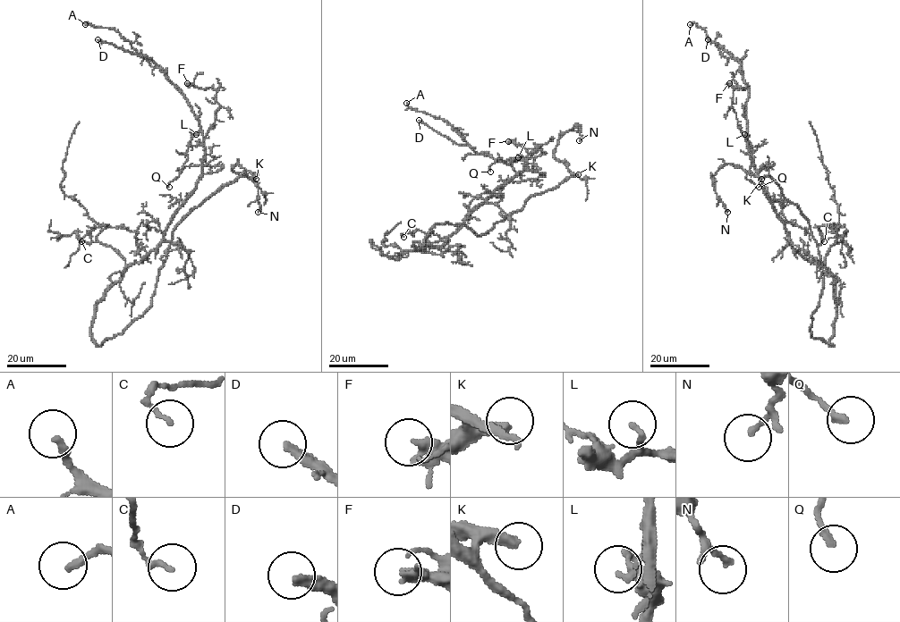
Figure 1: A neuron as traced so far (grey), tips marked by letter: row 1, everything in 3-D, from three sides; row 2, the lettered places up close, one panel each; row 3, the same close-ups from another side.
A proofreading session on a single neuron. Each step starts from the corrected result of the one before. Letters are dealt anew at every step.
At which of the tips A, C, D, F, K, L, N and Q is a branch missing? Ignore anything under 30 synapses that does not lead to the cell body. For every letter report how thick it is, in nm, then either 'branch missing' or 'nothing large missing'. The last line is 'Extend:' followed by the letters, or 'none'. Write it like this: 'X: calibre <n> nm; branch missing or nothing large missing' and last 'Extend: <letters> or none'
A: calibre 240 nm; branch missing
C: calibre 150 nm; nothing large missing
D: calibre 320 nm; branch missing
F: calibre 280 nm; nothing large missing
K: calibre 360 nm; branch missing
L: calibre 150 nm; nothing large missing
N: calibre 170 nm; nothing large missing
Q: calibre 200 nm; nothing large missing
Extend: A, D, K

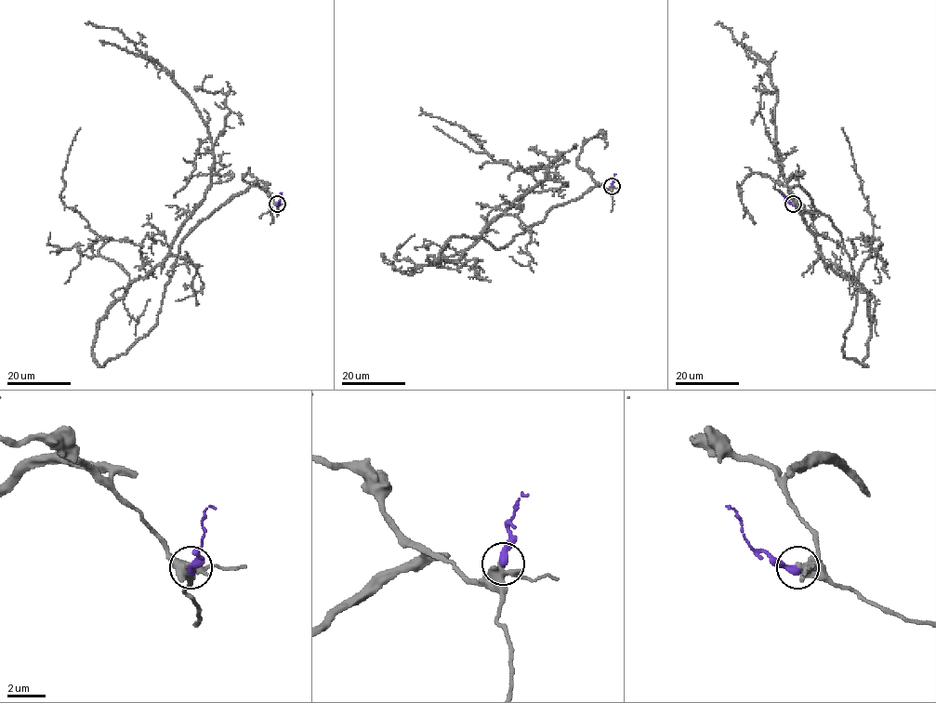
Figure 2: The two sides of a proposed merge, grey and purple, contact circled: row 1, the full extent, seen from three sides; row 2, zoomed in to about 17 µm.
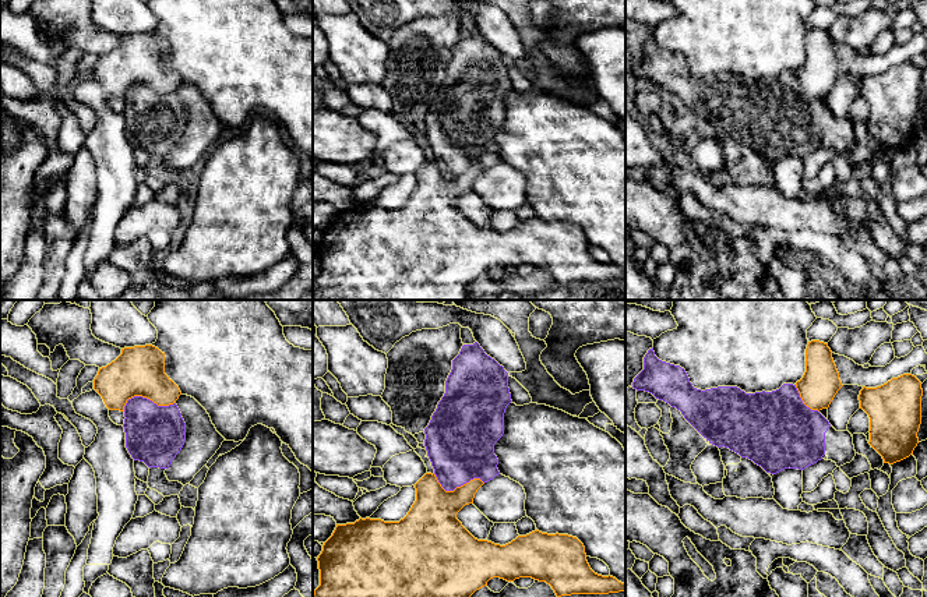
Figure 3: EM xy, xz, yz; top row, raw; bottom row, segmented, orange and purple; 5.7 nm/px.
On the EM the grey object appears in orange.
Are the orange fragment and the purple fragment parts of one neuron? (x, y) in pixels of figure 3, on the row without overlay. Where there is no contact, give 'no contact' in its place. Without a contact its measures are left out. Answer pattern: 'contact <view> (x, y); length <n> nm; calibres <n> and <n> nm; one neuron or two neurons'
contact xy (145, 84); length 300 nm; calibres 280 and 340 nm; two neurons

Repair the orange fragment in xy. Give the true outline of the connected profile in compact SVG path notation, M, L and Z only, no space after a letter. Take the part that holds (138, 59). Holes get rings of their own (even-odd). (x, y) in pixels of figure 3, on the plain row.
M152 32L121 36L121 42L99 56L94 77L109 98L124 99L128 86L142 84L158 93L176 91L179 74L165 61L165 40Z

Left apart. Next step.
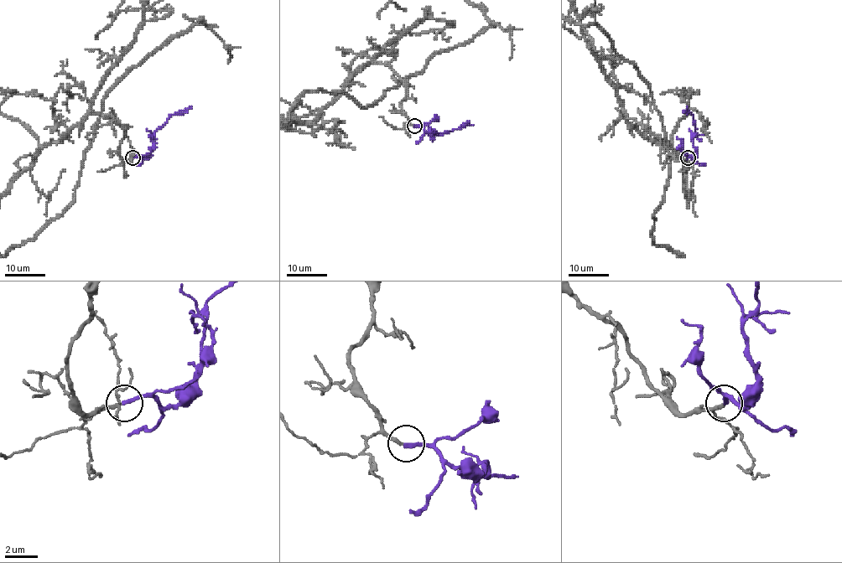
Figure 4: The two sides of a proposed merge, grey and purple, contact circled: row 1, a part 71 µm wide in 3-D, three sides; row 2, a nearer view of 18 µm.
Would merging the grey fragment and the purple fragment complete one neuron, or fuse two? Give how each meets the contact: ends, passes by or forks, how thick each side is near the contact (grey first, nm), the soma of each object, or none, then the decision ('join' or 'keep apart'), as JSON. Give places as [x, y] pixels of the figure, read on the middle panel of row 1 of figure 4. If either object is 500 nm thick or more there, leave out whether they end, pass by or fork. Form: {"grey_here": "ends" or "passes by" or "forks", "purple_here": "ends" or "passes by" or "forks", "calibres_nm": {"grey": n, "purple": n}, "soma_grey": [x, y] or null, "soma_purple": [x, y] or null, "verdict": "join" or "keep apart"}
{"grey_here": "ends", "purple_here": "ends", "calibres_nm": {"grey": 200, "purple": 280}, "soma_grey": null, "soma_purple": null, "verdict": "join"}

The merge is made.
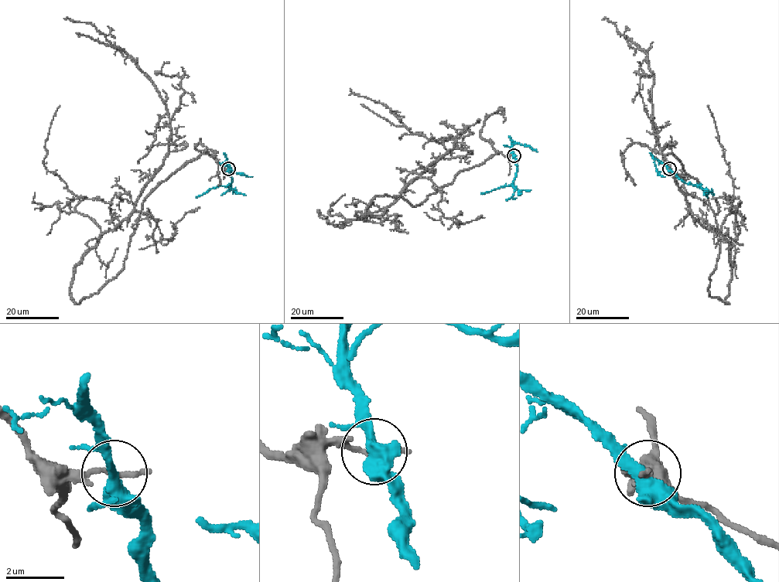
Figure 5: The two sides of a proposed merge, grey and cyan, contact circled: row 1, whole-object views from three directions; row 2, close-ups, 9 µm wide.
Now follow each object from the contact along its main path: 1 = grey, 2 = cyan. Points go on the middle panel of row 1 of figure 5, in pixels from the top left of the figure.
1: (514, 156), (462, 170), (415, 206), (377, 195), (359, 217), (380, 216), (455, 139), (413, 134), (350, 89)
2: (514, 156), (517, 171), (513, 182), (480, 194)

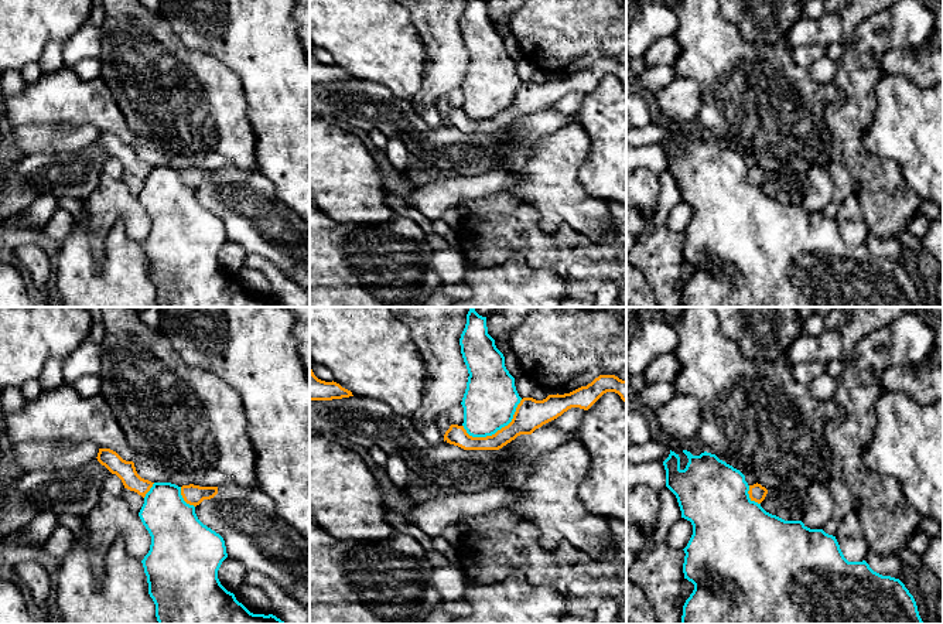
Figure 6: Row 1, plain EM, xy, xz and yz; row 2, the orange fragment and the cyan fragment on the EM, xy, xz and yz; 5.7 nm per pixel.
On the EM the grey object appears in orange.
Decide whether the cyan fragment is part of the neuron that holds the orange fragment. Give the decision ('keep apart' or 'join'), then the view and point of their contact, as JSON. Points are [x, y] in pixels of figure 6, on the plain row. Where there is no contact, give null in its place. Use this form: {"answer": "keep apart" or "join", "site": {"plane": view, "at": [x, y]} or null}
{"answer": "keep apart", "site": {"plane": "xz", "at": [498, 113]}}

